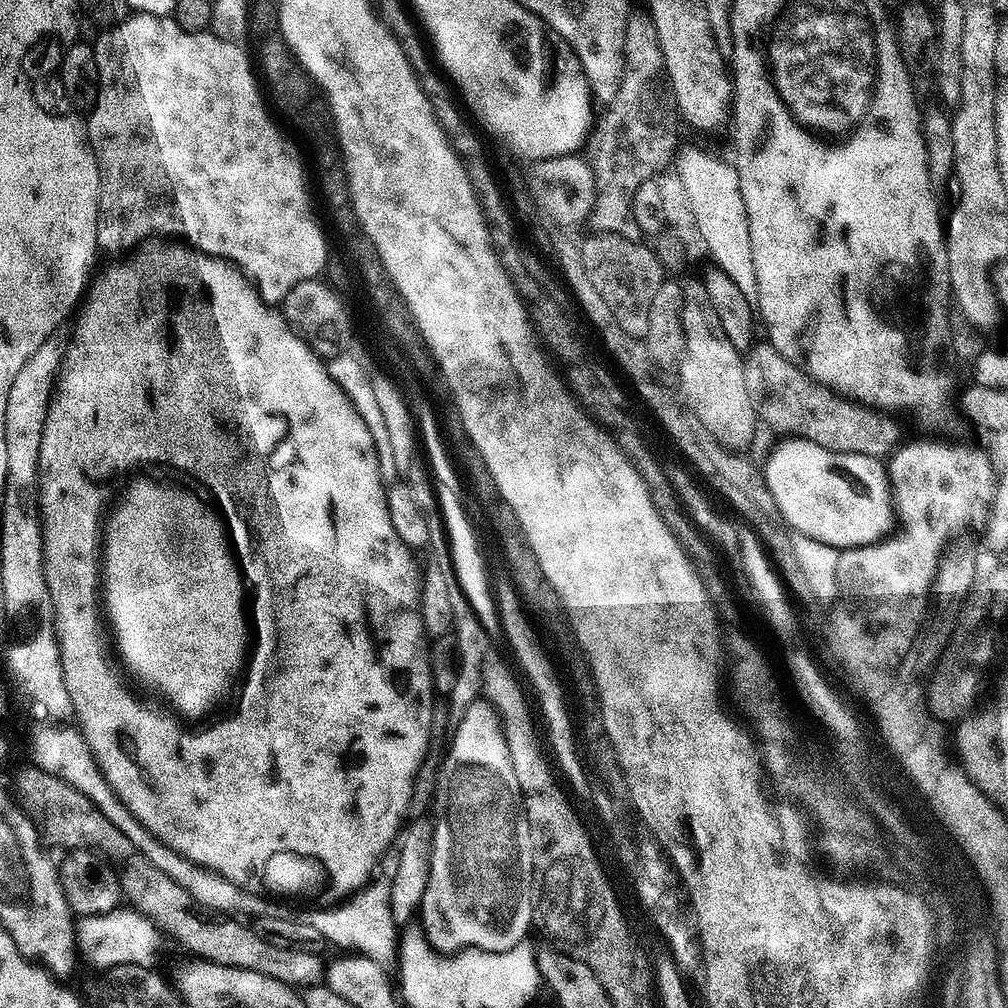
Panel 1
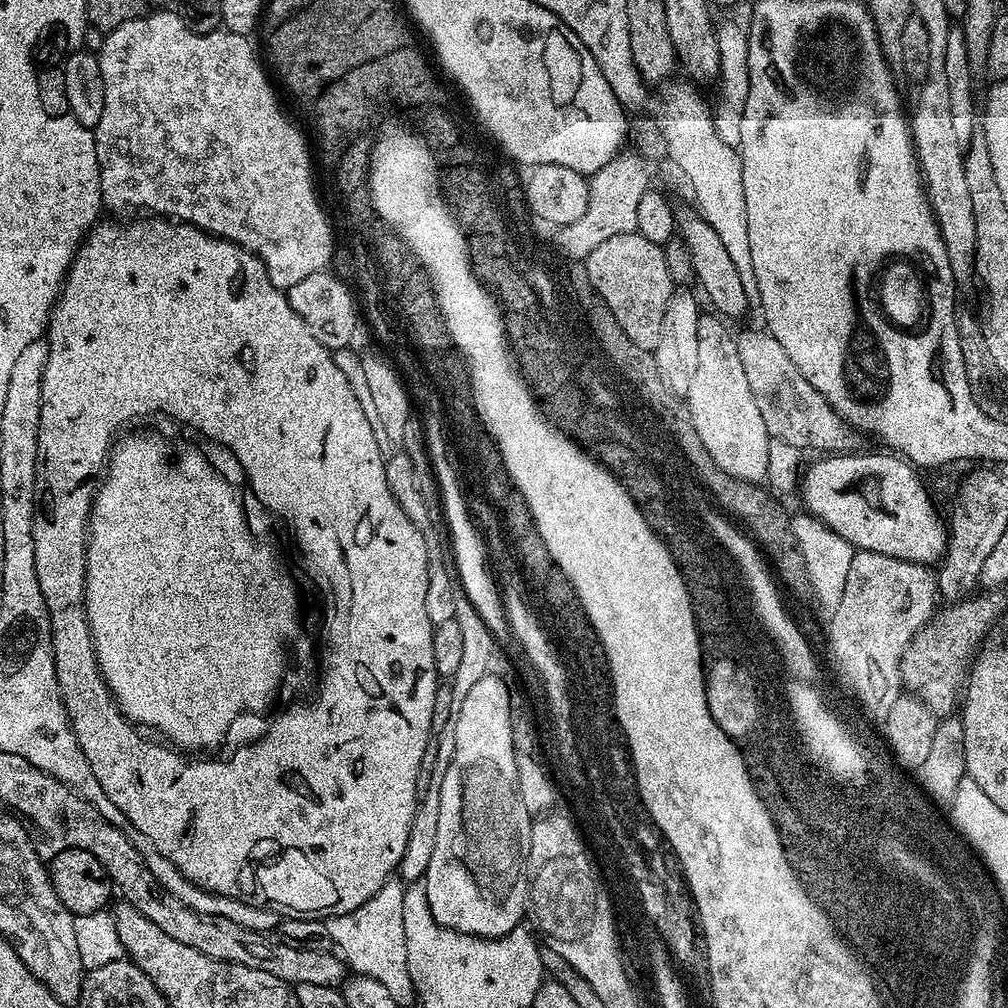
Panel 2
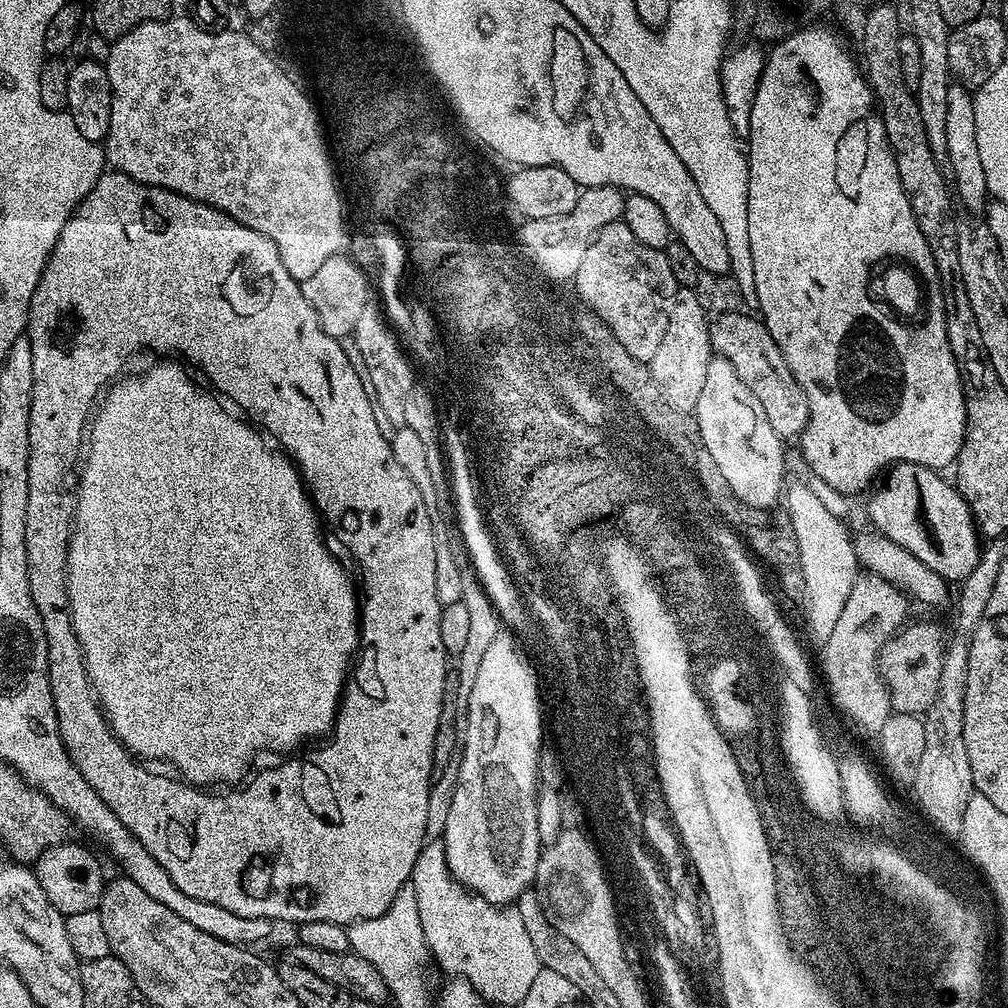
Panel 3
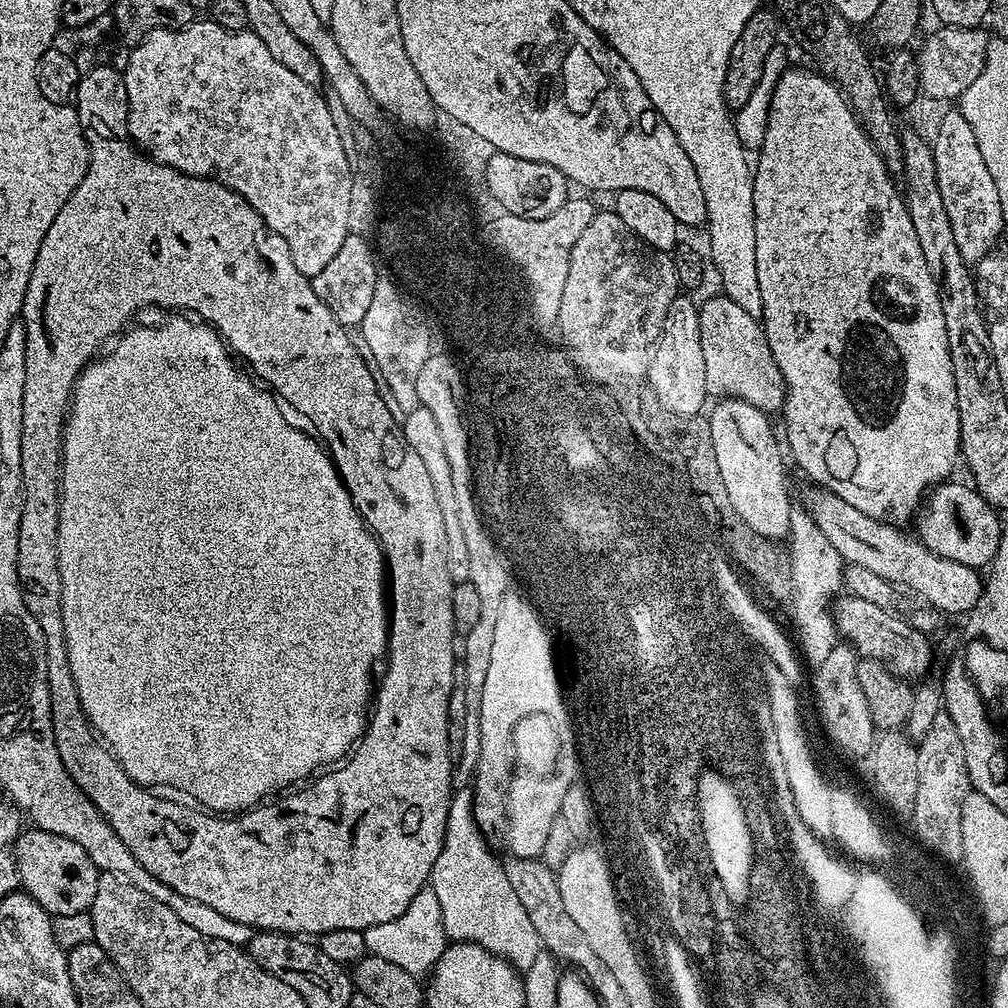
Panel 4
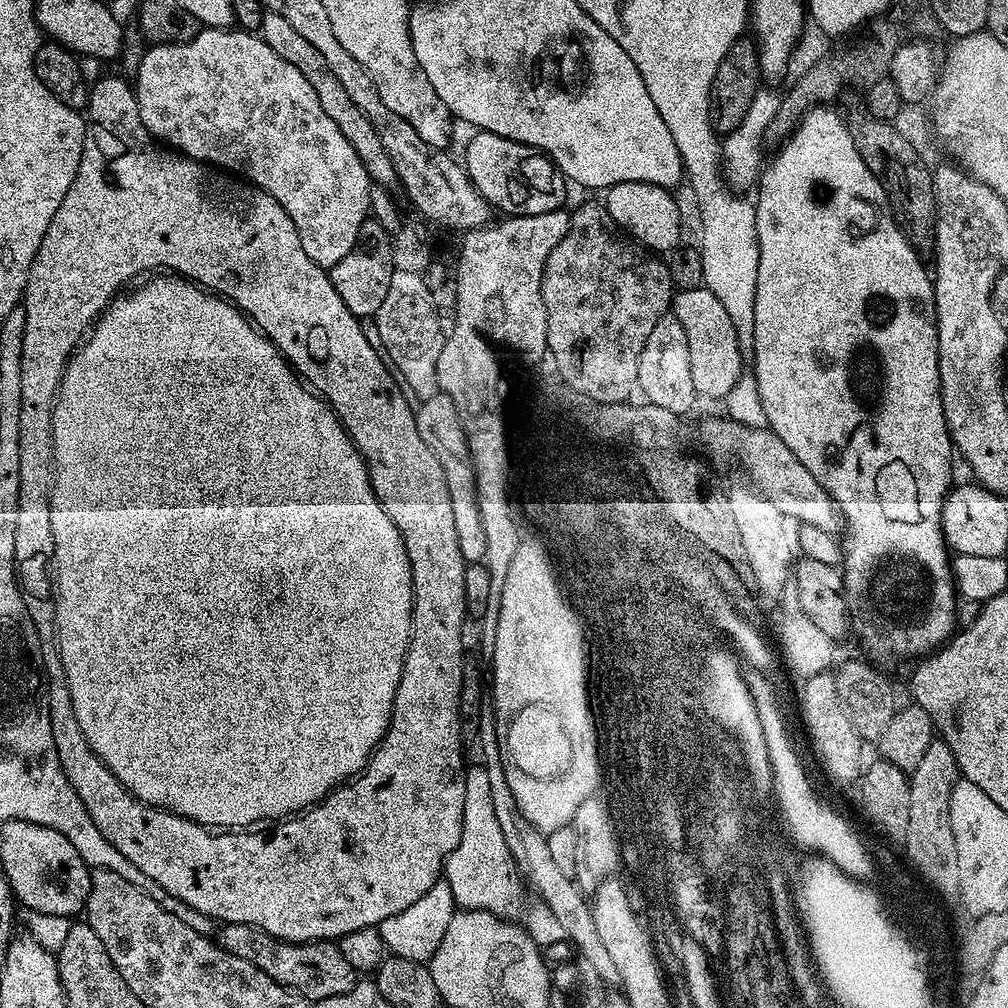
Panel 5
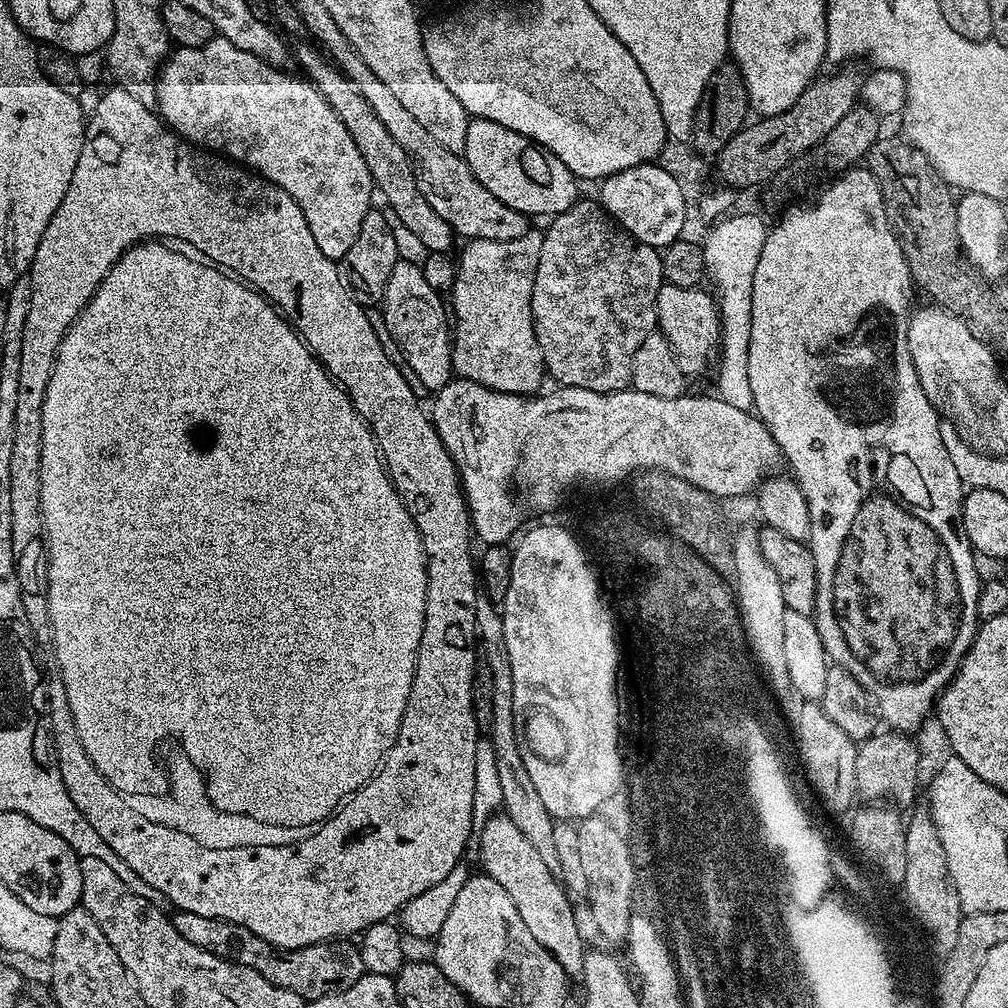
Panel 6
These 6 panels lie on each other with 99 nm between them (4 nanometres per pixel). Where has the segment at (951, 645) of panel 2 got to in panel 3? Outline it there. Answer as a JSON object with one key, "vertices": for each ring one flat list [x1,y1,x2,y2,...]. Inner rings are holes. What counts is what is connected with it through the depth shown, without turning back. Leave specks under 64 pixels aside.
{"vertices":[[928,620,922,621,921,624,911,624,909,623,907,627,897,632,892,639,884,643,876,659,876,665,880,671,880,679,884,681,884,685,888,688,892,711,920,716,928,711,938,694,938,678,942,678,942,658,946,647,946,632,945,629,943,632,938,625,931,624]]}

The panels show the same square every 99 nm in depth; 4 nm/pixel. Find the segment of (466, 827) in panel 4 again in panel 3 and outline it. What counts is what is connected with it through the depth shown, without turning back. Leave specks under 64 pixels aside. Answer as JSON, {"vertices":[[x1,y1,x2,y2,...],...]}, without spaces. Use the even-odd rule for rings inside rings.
{"vertices":[[428,842,418,854,418,862,414,864,410,881,414,894,418,898,418,916,422,918,422,934,432,951,432,958,437,969,440,968,452,978,469,980,476,993,489,1005,516,1004,523,1005,534,977,542,967,537,952,530,942,530,934,522,923,522,914,516,912,515,907,491,904,468,891,463,884,459,884,448,868,443,843]]}

